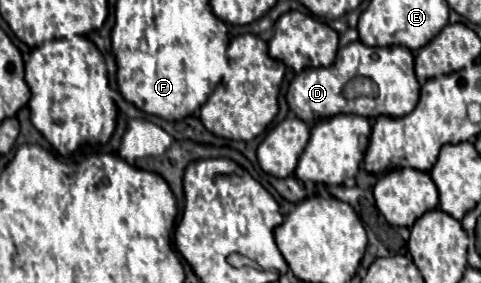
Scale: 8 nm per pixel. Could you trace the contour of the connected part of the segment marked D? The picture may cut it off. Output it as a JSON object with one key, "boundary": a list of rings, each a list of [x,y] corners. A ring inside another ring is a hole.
{"boundary":[[[362,41],[348,43],[346,47],[338,49],[338,57],[330,67],[318,67],[318,69],[304,69],[294,77],[294,81],[288,87],[288,105],[296,113],[298,119],[306,123],[314,123],[314,119],[334,117],[340,113],[354,113],[368,119],[376,119],[378,115],[390,115],[390,117],[402,117],[404,113],[410,113],[416,107],[416,101],[420,97],[420,83],[414,75],[414,53],[406,47],[392,45],[392,47],[368,47]],[[356,77],[368,77],[378,87],[376,97],[354,97],[346,99],[344,85],[350,79]]]}

